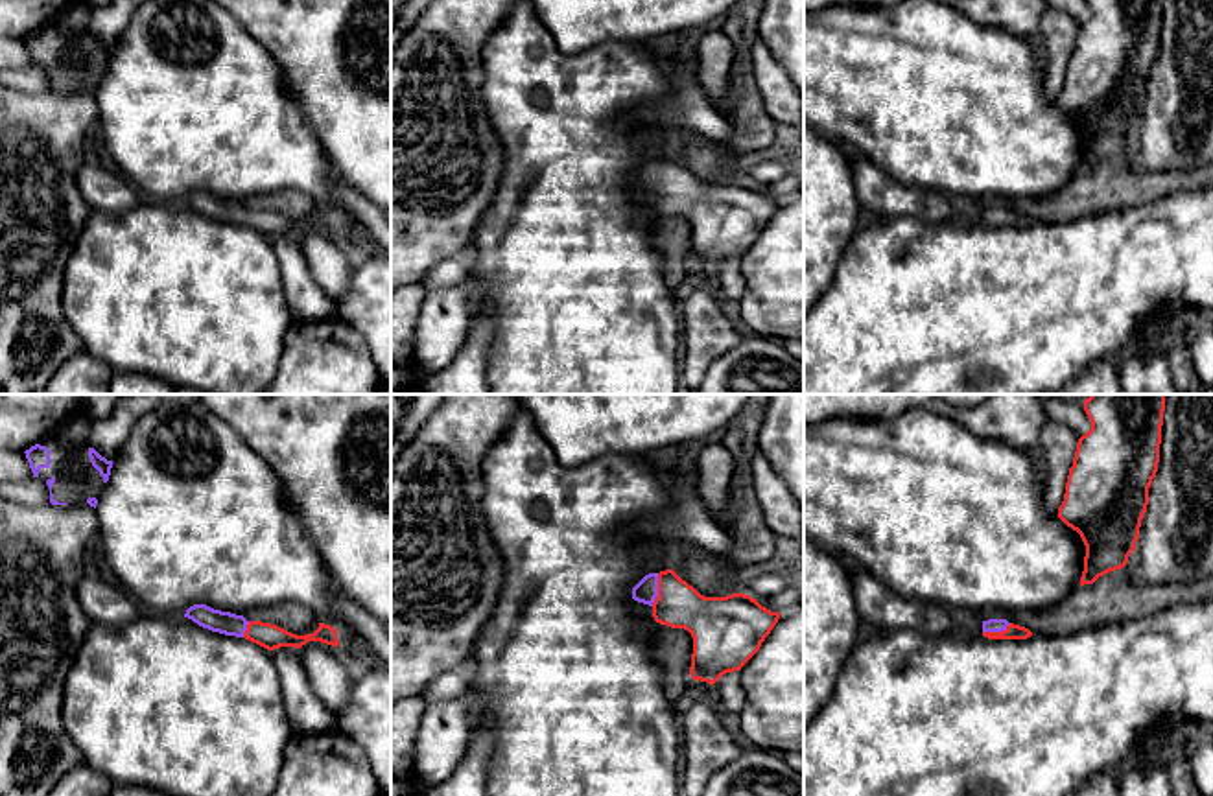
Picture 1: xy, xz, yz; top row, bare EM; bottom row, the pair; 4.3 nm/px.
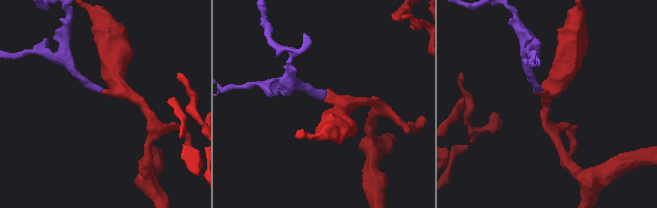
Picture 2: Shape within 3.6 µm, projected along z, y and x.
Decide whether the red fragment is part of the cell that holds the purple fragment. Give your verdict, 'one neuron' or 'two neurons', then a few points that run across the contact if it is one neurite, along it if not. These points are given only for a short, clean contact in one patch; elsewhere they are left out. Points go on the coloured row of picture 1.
one neuron; line xz (646, 590), (657, 590), (679, 605)

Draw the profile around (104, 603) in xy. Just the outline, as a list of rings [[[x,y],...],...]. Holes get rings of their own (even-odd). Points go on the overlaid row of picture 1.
[[[83,575],[77,601],[92,625],[120,626],[140,617],[140,604],[120,584],[112,586],[98,575]]]

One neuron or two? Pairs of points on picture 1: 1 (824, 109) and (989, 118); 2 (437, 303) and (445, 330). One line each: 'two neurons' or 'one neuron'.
1: one neuron
2: one neuron

